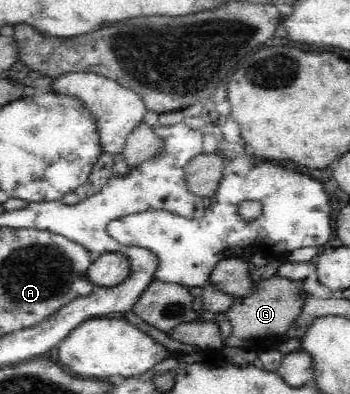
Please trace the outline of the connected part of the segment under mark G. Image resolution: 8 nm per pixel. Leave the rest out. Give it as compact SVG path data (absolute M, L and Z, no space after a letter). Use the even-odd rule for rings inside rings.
M276 275L257 283L253 294L233 298L233 304L226 313L232 324L232 335L225 341L225 346L249 349L255 347L268 336L283 335L294 322L302 309L300 293L305 293L302 282L292 282Z

